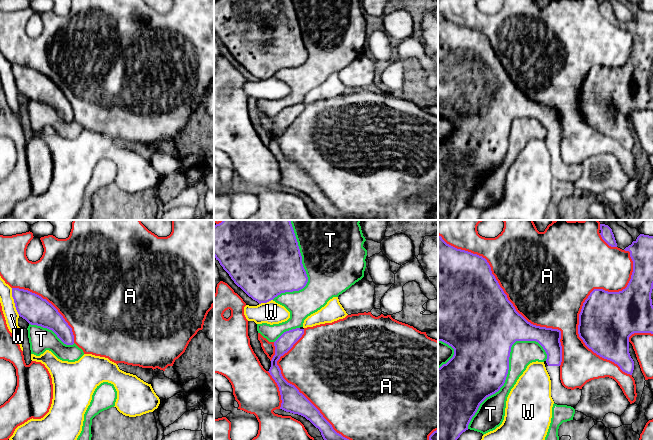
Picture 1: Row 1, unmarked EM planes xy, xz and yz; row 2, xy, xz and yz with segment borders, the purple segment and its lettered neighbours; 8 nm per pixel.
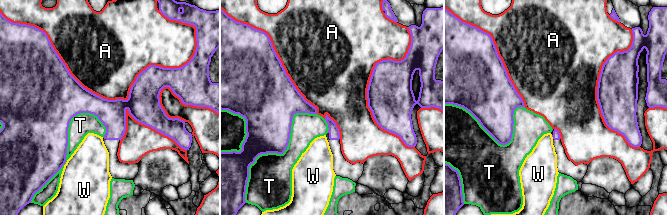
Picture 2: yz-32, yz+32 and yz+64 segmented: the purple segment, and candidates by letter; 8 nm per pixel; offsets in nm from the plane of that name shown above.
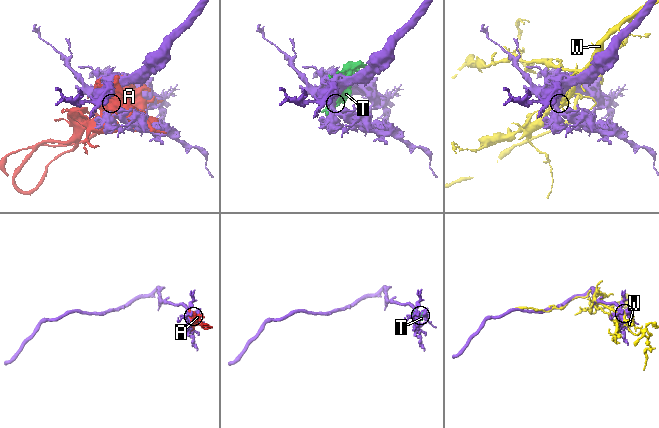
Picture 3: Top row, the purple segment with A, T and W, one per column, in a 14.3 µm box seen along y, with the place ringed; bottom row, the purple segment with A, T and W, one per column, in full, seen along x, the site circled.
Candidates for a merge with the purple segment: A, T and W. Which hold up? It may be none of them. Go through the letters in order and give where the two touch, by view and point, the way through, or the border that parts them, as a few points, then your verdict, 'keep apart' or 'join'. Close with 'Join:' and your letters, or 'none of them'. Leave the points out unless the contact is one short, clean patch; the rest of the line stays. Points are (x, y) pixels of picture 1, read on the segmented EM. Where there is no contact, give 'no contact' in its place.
A: meets purple in yz at (508, 300); keep apart
T: meets purple in yz at (506, 376); keep apart
W: meets purple in xy at (14, 302); keep apart
Join: none of them

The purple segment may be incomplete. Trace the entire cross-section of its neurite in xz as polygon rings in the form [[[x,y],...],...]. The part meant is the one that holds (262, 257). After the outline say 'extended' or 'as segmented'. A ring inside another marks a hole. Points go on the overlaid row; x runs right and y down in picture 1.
[[[223,220],[214,226],[214,257],[234,283],[259,304],[285,292],[303,289],[308,277],[290,220]]]; as segmented

